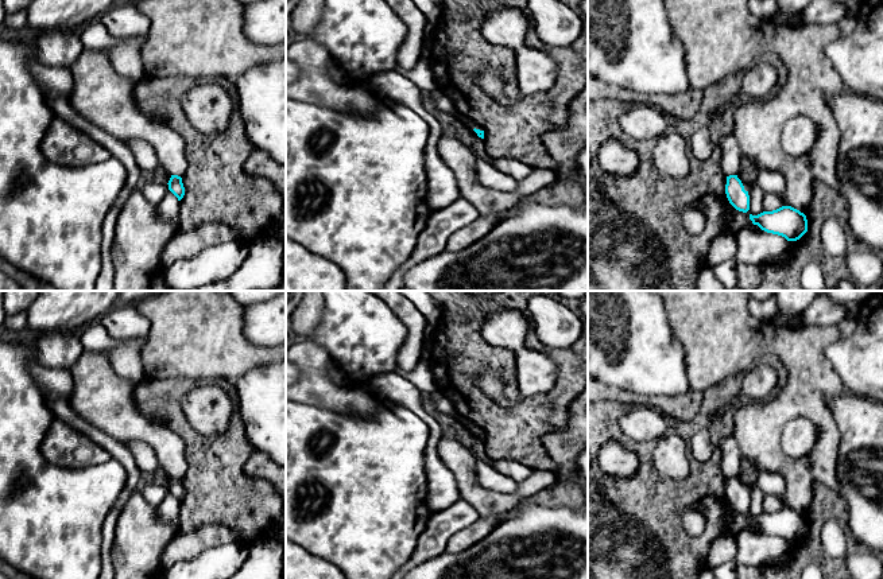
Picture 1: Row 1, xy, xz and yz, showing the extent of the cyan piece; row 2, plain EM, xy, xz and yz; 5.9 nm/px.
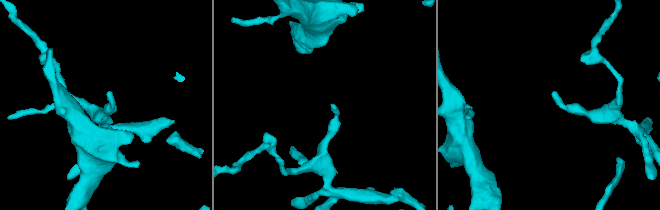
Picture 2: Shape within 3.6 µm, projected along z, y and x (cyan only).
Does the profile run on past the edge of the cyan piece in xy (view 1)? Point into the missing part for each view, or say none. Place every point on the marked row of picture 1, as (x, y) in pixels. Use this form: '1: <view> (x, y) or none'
1: none

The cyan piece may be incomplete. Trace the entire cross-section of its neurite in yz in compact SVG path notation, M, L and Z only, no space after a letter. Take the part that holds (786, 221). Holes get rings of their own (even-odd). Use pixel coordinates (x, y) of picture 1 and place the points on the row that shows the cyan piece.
M782 206L758 215L750 214L750 219L762 230L782 236L787 241L797 241L808 232L806 215L791 206Z

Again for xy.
M171 175L167 184L169 184L169 190L178 198L178 201L181 201L185 195L182 178L178 175Z

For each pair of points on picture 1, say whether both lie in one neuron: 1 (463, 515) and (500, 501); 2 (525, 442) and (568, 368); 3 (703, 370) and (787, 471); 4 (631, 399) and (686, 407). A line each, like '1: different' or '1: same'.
1: different
2: same
3: same
4: same

